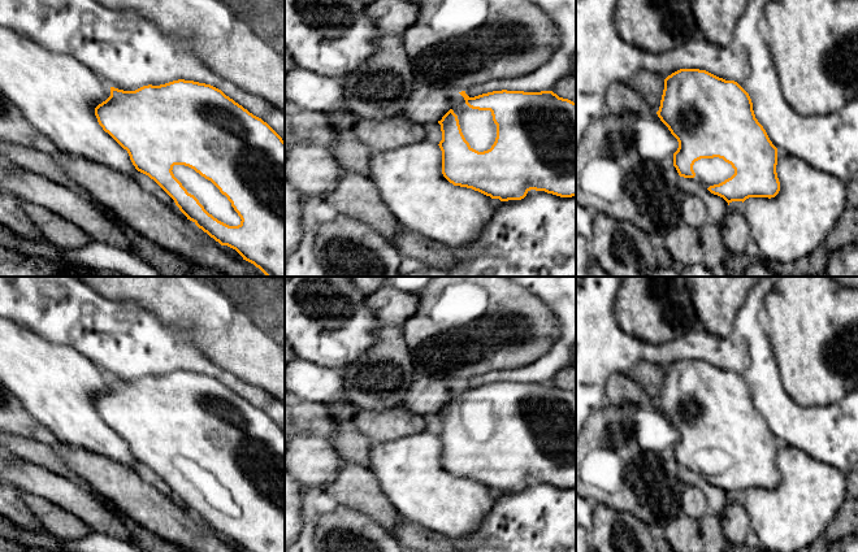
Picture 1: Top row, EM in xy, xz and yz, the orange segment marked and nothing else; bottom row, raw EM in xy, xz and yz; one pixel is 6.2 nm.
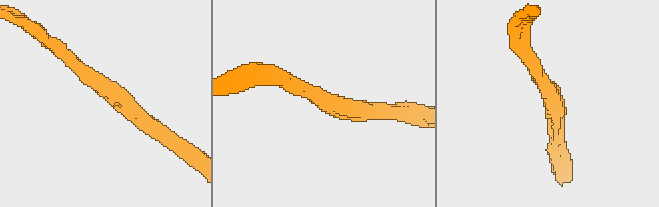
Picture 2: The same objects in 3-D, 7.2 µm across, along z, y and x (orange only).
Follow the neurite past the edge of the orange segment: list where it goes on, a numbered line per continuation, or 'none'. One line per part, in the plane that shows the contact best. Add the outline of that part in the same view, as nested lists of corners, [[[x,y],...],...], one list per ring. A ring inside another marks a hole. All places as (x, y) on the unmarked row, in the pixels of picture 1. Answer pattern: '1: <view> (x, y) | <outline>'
1: xy (215, 494) | [[[174,456],[172,462],[209,505],[229,517],[240,516],[242,510],[231,497],[231,494],[211,471],[185,456]]]

